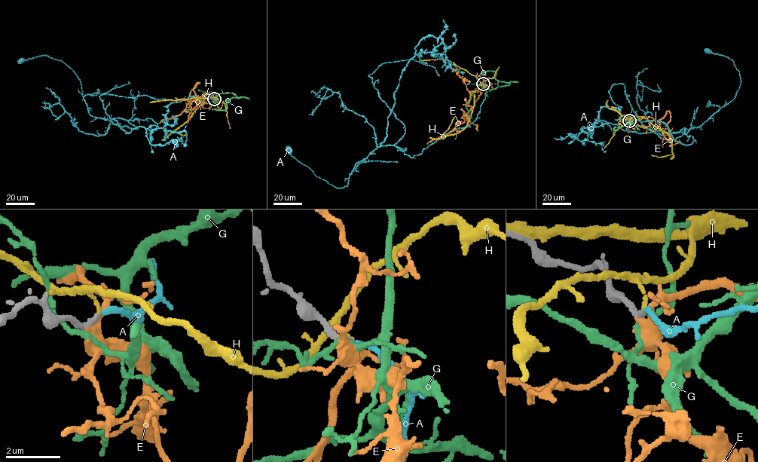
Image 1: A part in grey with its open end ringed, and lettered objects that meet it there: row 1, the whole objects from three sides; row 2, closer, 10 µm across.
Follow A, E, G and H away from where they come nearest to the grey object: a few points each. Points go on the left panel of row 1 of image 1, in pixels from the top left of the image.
A: (214, 99), (209, 92), (160, 123), (105, 120), (89, 113), (62, 62), (21, 61)
E: (213, 99), (206, 91), (196, 96), (194, 89), (197, 83), (183, 111), (160, 123)
G: (213, 99), (215, 100), (215, 96), (221, 93), (231, 93), (241, 96), (228, 99), (225, 109), (212, 110)
H: (214, 99), (206, 93), (206, 98), (192, 116), (175, 131), (182, 136), (187, 135)

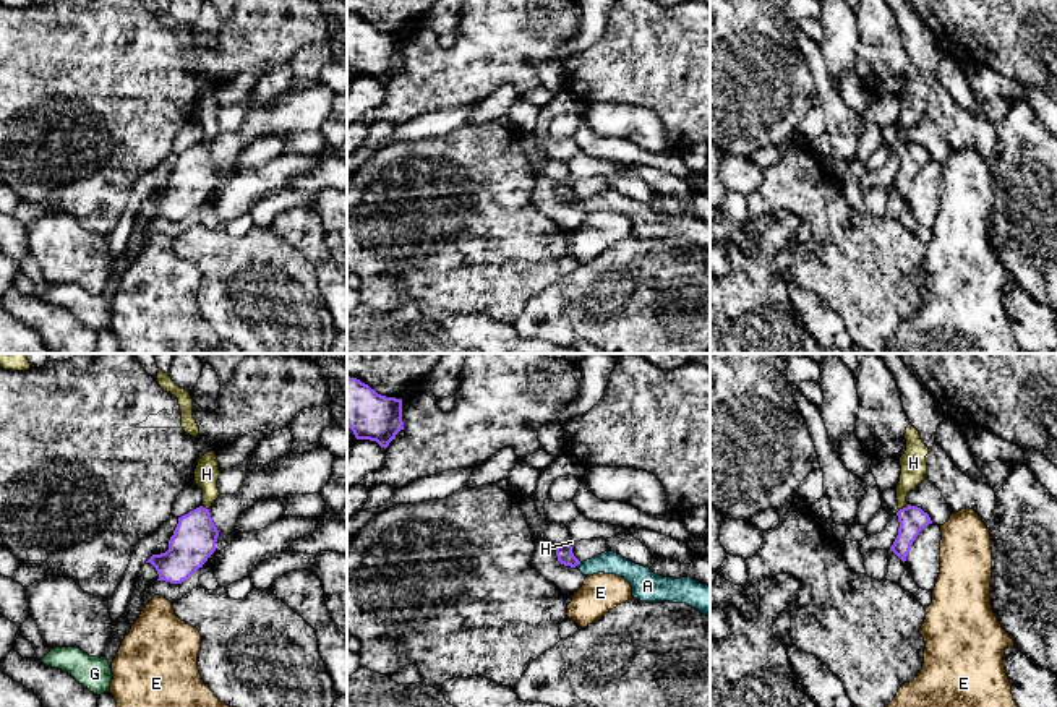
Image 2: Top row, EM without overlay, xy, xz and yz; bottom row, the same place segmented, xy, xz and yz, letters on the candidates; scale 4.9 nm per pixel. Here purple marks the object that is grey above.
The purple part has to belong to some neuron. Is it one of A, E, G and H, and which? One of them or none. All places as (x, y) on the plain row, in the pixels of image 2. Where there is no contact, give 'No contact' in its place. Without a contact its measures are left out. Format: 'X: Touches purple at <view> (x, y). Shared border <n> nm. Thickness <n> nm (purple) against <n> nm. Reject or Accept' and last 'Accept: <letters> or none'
A: Touches purple at xz (577, 200). Shared border 40 nm. Thickness 80 nm (purple) against 110 nm. Accept
E: No contact. Reject
G: No contact. Reject
H: Touches purple at yz (903, 145). Shared border 50 nm. Thickness 140 nm (purple) against 130 nm. Reject
Accept: A

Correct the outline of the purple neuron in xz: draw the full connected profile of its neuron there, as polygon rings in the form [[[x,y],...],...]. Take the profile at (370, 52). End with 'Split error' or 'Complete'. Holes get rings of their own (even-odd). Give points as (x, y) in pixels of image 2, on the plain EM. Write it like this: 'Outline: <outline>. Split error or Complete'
Outline: [[[347,13],[347,63],[357,76],[387,84],[404,66],[402,36],[378,31],[368,21]]]. Complete

